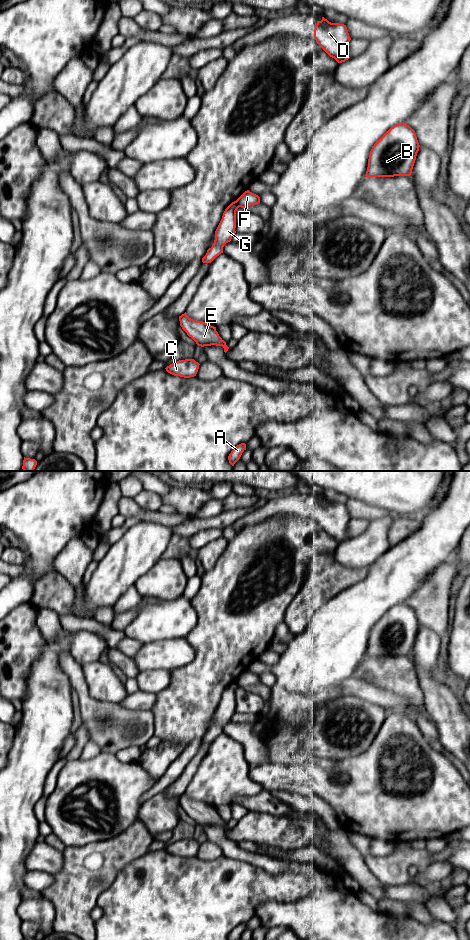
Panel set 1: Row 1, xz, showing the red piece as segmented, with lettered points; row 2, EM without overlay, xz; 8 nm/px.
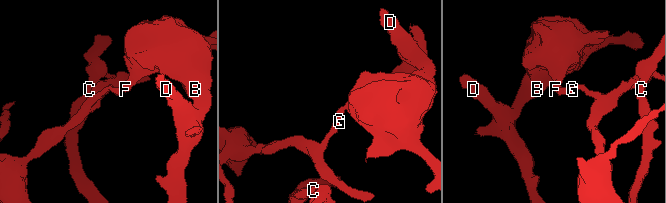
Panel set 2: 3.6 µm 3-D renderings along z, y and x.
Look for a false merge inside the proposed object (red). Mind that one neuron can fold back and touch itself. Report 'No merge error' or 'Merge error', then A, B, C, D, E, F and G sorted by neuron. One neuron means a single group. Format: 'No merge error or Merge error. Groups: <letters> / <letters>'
Merge error. Groups: A B C D F / E G

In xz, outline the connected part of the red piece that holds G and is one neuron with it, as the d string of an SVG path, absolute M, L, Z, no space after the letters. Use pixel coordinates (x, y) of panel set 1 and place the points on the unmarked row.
M237 681L232 682L224 691L222 699L215 711L215 720L211 728L202 738L203 743L211 743L217 736L223 733L223 727L230 722L236 713L236 691L239 688Z

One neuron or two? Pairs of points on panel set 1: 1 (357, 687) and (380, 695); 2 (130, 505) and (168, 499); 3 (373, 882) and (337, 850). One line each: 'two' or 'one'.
1: one
2: two
3: one

